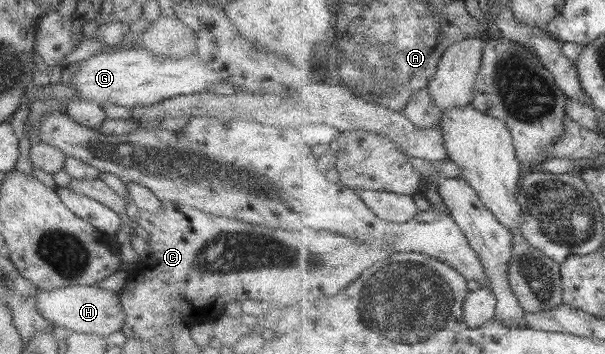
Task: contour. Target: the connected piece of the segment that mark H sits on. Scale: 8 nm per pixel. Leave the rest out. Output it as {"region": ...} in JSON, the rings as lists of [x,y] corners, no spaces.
{"region":[[[97,285],[38,290],[35,293],[34,307],[40,317],[56,326],[65,328],[69,332],[98,334],[105,337],[114,331],[118,331],[124,319],[119,295],[114,291],[99,288]]]}

